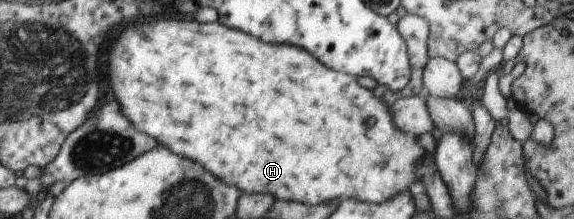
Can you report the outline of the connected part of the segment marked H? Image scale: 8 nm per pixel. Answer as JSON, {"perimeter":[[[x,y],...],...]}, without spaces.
{"perimeter":[[[158,17],[156,25],[152,21],[144,21],[144,25],[132,25],[132,29],[124,29],[120,37],[116,37],[116,45],[108,51],[108,87],[112,89],[116,101],[120,101],[120,109],[132,117],[132,125],[154,137],[158,143],[166,145],[172,153],[198,161],[214,173],[216,177],[224,177],[223,183],[238,188],[242,193],[270,193],[275,200],[300,201],[300,203],[326,203],[342,197],[356,197],[356,199],[368,199],[368,203],[382,203],[388,197],[396,195],[394,191],[404,191],[410,187],[410,183],[416,179],[414,163],[420,157],[420,147],[414,135],[404,135],[394,125],[392,109],[379,100],[373,91],[358,83],[357,77],[350,73],[343,73],[329,69],[320,61],[317,61],[308,51],[280,43],[270,45],[259,38],[243,33],[242,31],[228,28],[222,23],[198,21],[184,21],[184,19],[164,19]]]}

